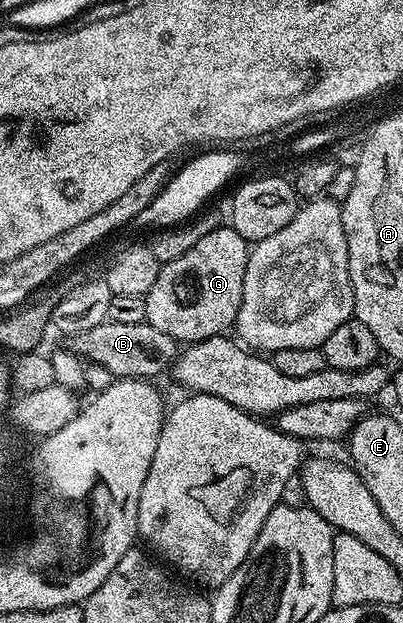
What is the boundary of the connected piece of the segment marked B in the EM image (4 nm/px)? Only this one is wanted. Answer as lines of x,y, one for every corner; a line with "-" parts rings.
106,319
100,326
92,326
92,330
84,330
84,334
72,337
72,348
78,356
91,364
99,364
115,378
150,380
158,378
154,376
161,372
171,371
174,361
178,359
180,344
148,323
121,323

